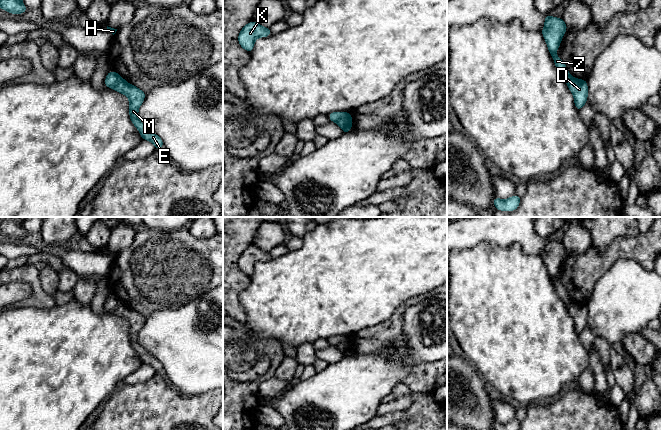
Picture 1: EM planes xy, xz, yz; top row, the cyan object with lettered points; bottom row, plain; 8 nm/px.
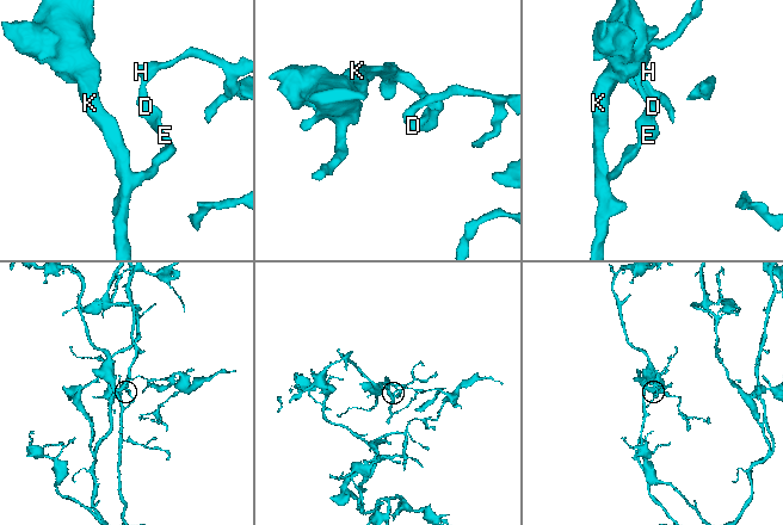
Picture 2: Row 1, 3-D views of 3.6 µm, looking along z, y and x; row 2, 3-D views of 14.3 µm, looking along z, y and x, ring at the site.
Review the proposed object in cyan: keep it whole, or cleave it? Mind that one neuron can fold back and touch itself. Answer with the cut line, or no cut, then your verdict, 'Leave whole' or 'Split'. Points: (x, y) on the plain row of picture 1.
Split along xz (347, 337), (337, 346). Split

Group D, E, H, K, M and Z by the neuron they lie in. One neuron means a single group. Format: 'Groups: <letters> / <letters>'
Groups: D E K M / H Z

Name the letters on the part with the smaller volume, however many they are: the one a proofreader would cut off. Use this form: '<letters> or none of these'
H, Z

